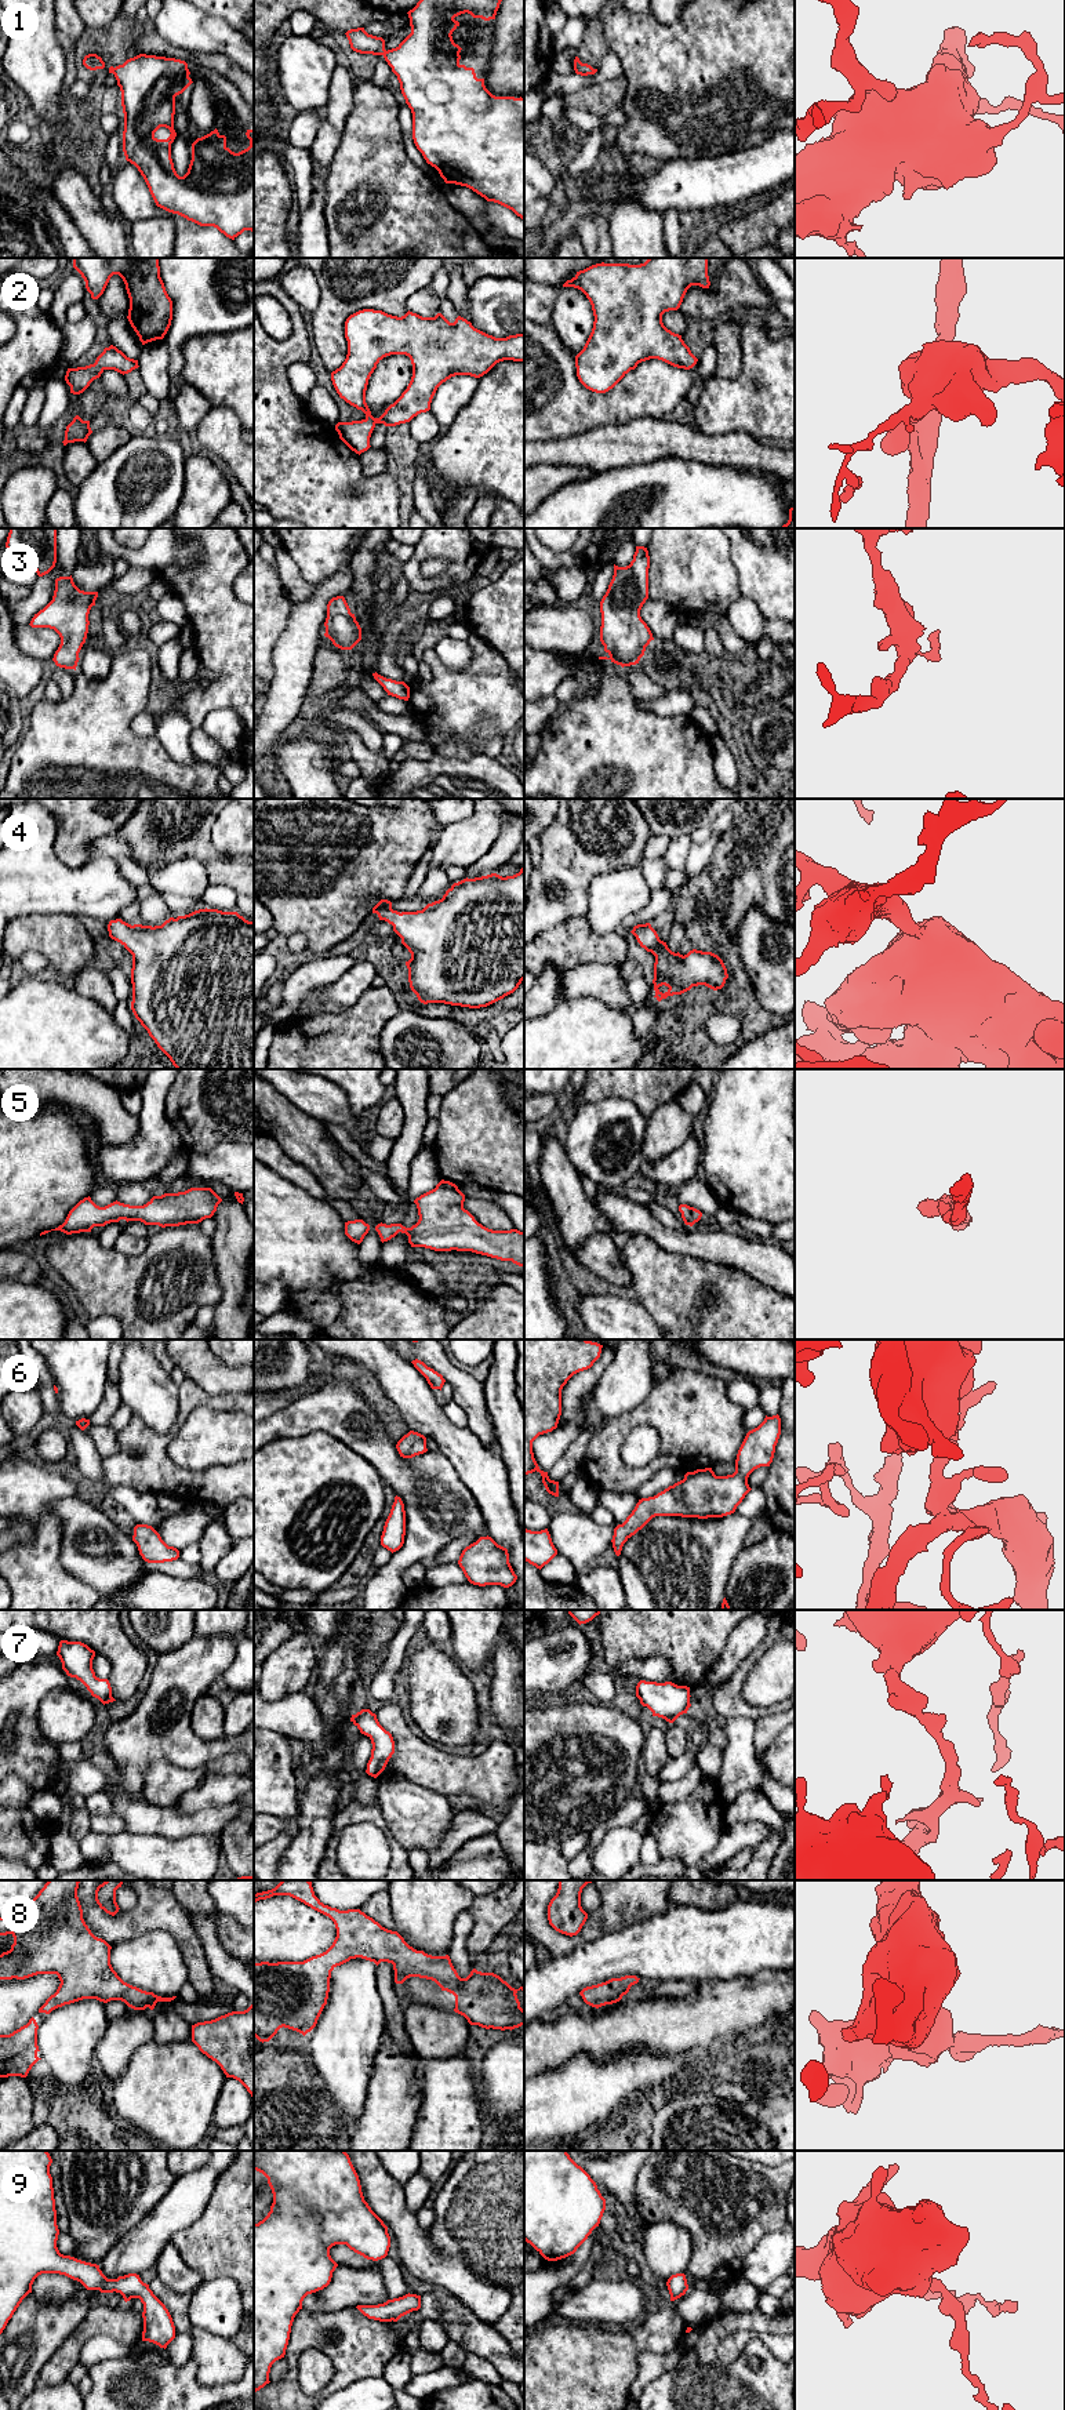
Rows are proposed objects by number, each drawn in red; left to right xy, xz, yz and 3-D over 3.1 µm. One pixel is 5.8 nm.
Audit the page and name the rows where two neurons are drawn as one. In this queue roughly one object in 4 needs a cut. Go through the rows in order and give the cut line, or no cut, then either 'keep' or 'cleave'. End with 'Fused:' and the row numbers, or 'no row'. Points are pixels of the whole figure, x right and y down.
1: no cut | keep
2: no cut | keep
3: no cut | keep
4: no cut | keep
5: no cut | keep
6: no cut | keep
7: no cut | keep
8: no cut | keep
9: no cut | keep
Fused: no row

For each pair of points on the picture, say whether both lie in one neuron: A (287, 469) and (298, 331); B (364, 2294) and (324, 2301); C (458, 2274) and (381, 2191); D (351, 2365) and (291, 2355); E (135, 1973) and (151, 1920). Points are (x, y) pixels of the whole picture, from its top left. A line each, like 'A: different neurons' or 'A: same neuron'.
A: same neuron
B: same neuron
C: same neuron
D: same neuron
E: different neurons

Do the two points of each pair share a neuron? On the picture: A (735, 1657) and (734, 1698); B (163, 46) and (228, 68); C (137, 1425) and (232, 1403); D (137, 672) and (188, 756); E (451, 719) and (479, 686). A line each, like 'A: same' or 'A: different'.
A: different
B: same
C: same
D: different
E: same

